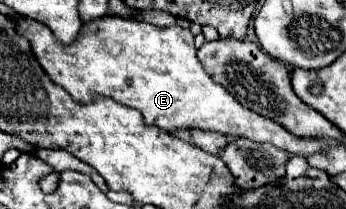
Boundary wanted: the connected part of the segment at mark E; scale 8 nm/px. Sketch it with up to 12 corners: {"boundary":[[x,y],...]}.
{"boundary":[[101,17],[61,45],[17,21],[79,103],[99,93],[163,131],[197,127],[329,149],[241,107],[209,79],[193,33]]}

